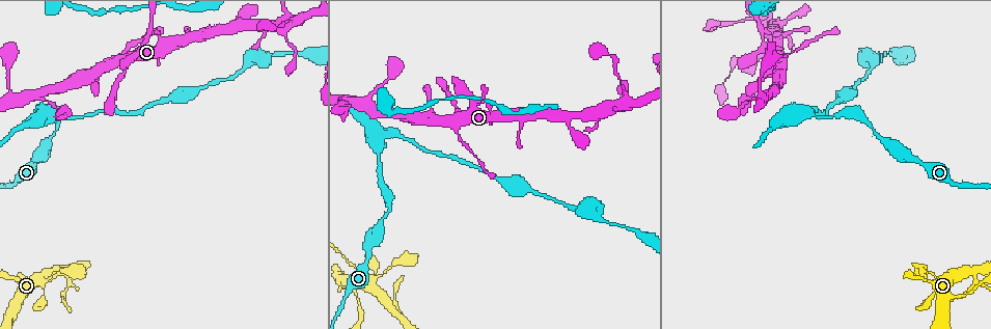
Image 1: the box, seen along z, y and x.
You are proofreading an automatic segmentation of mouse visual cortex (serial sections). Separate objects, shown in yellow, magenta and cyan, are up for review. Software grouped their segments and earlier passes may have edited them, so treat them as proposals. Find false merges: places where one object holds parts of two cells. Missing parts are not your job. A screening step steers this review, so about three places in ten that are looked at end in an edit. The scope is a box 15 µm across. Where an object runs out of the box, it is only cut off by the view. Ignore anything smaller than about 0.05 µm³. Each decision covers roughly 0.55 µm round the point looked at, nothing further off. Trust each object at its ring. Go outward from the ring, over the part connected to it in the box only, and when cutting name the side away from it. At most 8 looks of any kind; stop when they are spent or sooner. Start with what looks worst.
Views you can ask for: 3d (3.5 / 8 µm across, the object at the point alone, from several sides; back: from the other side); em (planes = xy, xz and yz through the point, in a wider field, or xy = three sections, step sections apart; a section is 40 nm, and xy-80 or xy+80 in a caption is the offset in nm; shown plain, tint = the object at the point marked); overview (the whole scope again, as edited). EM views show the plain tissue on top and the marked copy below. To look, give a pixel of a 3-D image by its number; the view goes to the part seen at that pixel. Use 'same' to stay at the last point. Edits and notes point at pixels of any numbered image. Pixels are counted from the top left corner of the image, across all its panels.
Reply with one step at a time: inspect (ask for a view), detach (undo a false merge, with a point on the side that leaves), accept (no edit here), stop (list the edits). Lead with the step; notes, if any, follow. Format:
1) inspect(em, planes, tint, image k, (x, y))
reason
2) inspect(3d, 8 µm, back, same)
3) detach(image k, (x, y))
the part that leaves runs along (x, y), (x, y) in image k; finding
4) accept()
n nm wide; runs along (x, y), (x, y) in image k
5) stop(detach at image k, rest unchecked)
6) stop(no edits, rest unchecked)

inspect(3d, 3.5 µm, image 1, (627, 104))

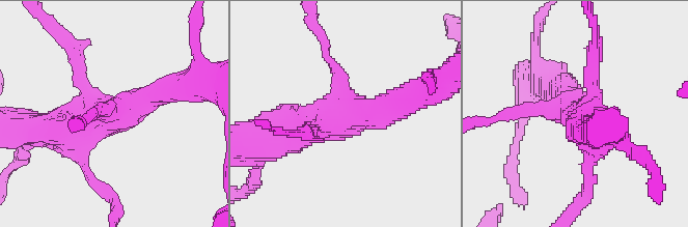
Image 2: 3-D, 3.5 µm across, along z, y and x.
inspect(em, xy, step 5, tint, image 2, (111, 119))

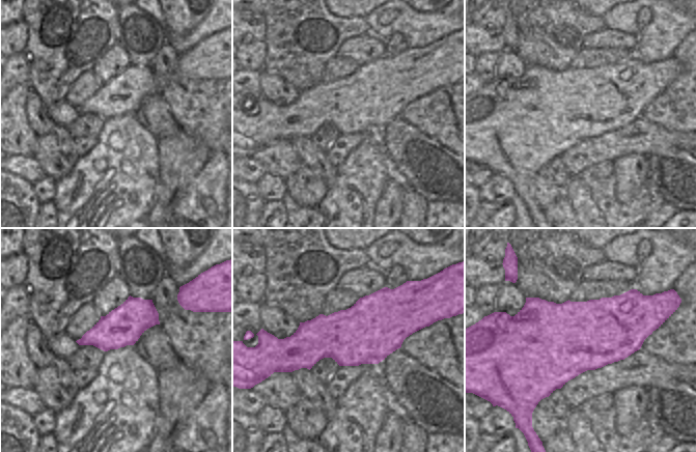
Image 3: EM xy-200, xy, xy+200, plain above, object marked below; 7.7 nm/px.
accept()
runs along (265, 144), (345, 112), (389, 107) in image 2; one cell here

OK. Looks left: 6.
inspect(3d, 3.5 µm, image 1, (460, 111))
sharp bend

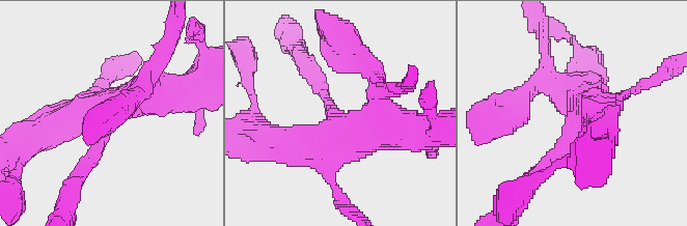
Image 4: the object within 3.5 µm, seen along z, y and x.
inspect(em, planes, tint, image 4, (577, 122))
4 arms; arms of 150, 200, 450, 500 nm; now the EM

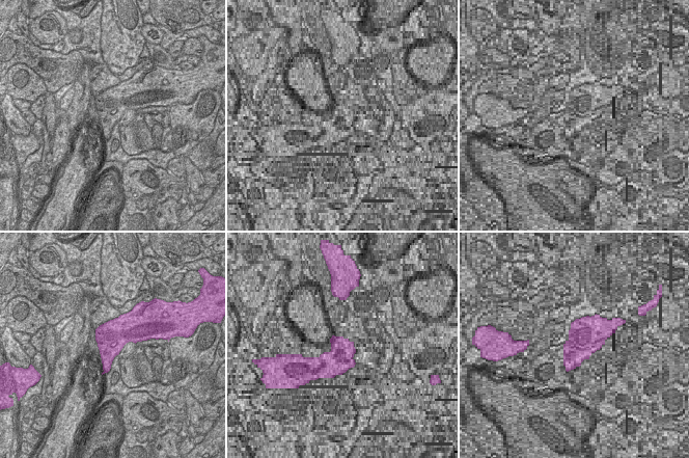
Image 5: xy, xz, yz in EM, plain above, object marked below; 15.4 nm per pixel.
accept()
runs along (165, 91), (79, 113), (40, 133) in image 4; continuous, no second cell

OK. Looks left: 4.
inspect(3d, 8 µm, back, image 1, (392, 311))
a fork

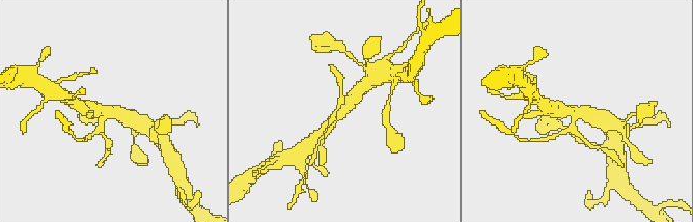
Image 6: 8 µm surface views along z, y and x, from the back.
inspect(3d, 3.5 µm, image 6, (110, 111))

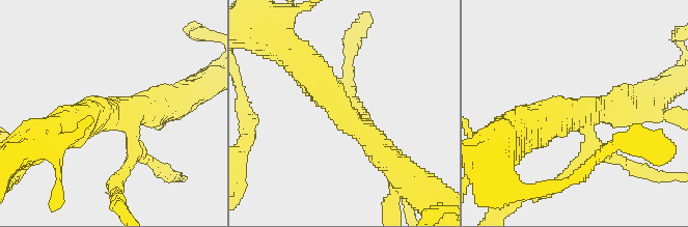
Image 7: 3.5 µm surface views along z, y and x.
inspect(em, xy, step 5, tint, image 7, (345, 113))
3 arms; arms of 200, 450, 500 nm

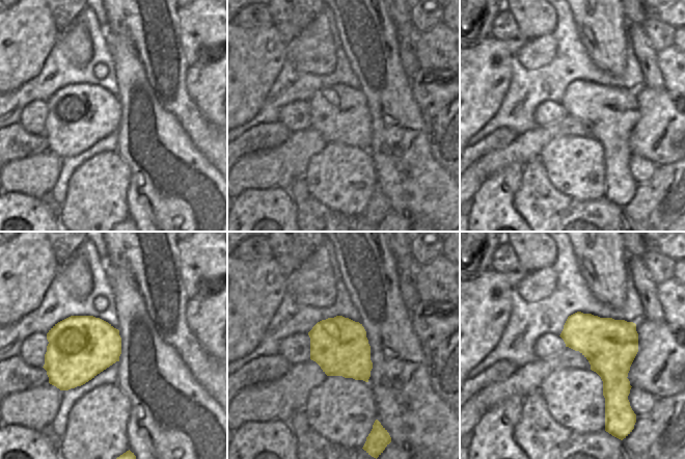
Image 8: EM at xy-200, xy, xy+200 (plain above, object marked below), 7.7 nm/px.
detach(image 7, (615, 159))
two cells meet here

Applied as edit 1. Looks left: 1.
stop(detach at image 7, rest unchecked)

